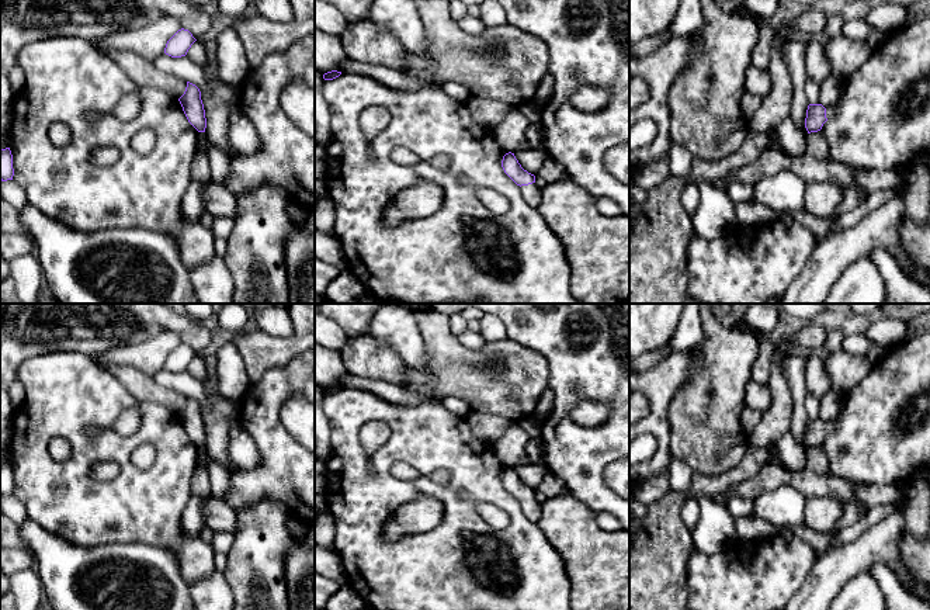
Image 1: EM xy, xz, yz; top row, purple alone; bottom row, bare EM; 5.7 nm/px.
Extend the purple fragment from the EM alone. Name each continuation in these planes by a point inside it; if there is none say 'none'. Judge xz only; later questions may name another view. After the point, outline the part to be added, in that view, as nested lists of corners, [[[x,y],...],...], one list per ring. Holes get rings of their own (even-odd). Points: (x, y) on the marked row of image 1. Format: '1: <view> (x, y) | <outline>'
1: xz (531, 193) | [[[535,183],[528,184],[528,186],[521,186],[520,190],[521,190],[523,198],[525,200],[525,202],[528,205],[531,205],[532,208],[539,207],[539,204],[541,204],[541,188]]]

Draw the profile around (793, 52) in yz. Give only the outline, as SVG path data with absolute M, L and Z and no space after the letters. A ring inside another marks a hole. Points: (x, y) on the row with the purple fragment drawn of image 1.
M795 39L784 45L781 55L790 69L792 77L792 107L791 119L799 126L799 129L808 135L805 128L805 118L808 110L808 100L805 94L806 69L805 69L805 48L806 41Z

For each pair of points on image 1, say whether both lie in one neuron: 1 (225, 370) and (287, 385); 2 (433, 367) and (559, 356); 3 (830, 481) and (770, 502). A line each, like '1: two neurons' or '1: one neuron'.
1: two neurons
2: two neurons
3: two neurons

